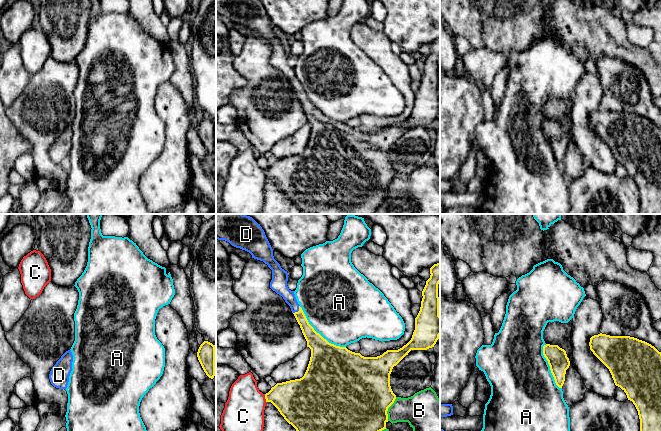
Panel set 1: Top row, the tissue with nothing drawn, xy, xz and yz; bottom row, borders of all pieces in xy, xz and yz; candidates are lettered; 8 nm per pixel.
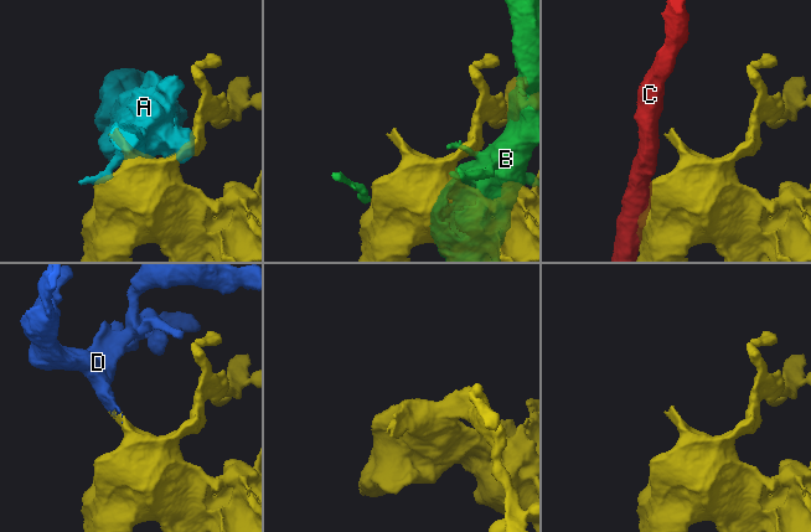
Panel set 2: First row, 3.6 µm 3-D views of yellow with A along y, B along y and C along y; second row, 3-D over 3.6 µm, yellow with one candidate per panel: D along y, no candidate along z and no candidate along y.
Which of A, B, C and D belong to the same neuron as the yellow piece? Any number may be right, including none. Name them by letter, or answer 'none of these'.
D

